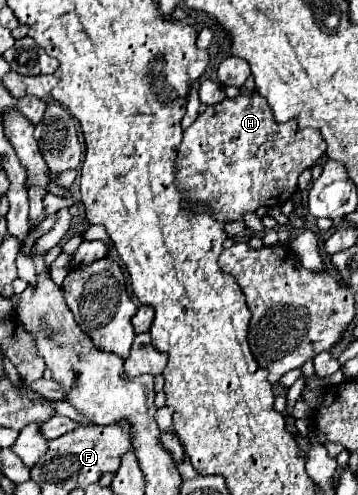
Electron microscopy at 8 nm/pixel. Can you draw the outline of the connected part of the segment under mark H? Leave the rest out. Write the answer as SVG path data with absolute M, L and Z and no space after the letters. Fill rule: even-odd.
M256 92L250 96L240 94L238 98L226 98L196 118L196 122L184 130L182 144L176 158L176 186L182 192L182 208L188 212L210 212L220 222L238 222L244 214L256 212L258 208L282 206L298 190L296 180L302 170L310 168L326 152L326 142L318 130L298 130L294 120L284 124L274 120L266 100Z

